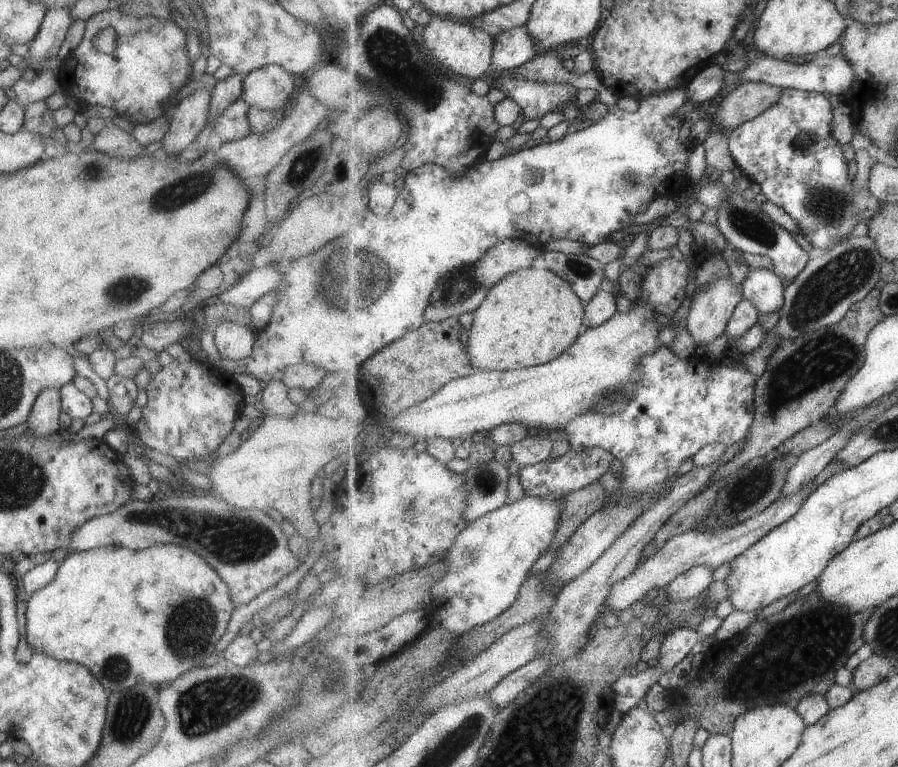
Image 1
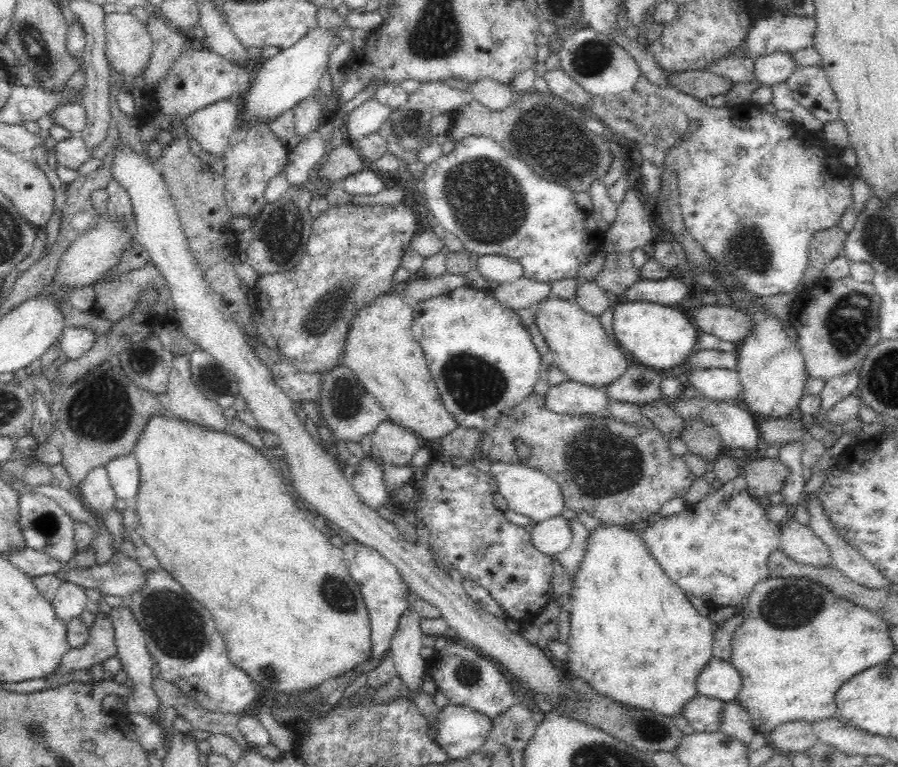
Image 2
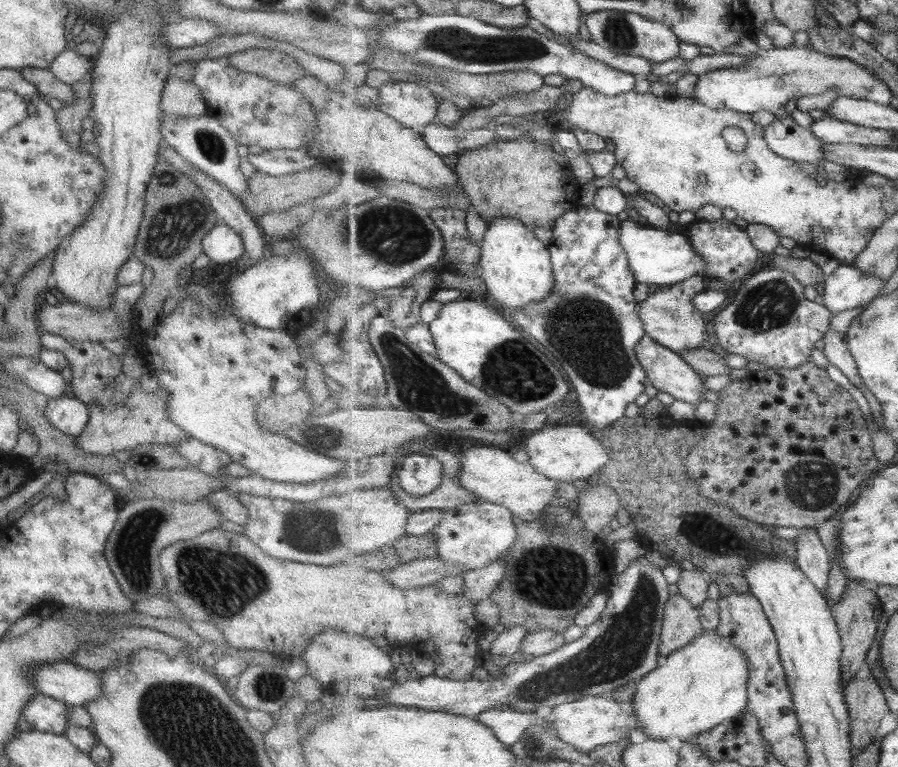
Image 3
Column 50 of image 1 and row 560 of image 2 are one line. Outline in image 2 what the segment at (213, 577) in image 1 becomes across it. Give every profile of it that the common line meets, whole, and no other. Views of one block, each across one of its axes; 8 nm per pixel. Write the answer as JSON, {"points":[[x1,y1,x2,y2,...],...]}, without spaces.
{"points":[[601,522,594,530,590,530,584,556,578,562,578,568,574,572,570,580,571,590,568,595,569,602,572,604,569,610,570,631,567,640,569,655,562,664,567,674,579,677,599,694,605,694,620,704,639,708,640,710,652,710,668,717,679,716,682,706,697,695,695,686,697,676,700,674,700,670,713,657,712,644,715,627,712,621,708,617,700,615,690,602,687,594,673,580,668,578,660,563,648,551,648,547,644,543,643,533,640,530,632,529,631,526]]}

